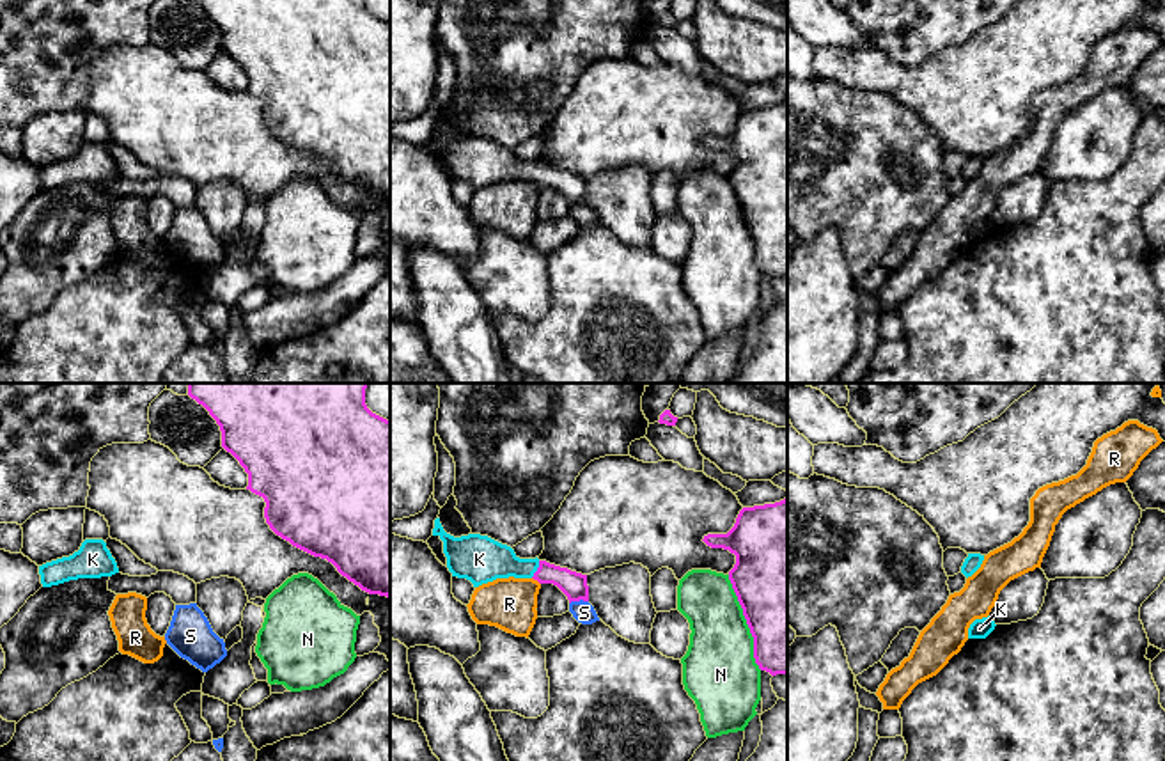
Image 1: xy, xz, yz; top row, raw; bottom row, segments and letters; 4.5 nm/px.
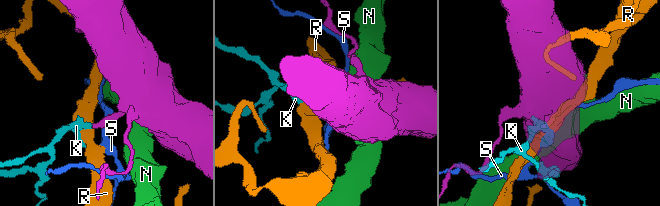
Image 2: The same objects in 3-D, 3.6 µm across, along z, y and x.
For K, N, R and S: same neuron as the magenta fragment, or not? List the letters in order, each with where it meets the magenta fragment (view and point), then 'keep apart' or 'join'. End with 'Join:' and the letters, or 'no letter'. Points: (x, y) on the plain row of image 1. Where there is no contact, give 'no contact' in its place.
K: xz (538, 172) | join
N: xz (747, 226) | keep apart
R: xz (536, 181) | keep apart
S: xz (578, 203) | keep apart
Join: K

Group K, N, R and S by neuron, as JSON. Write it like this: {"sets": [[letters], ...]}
{"sets": [["K"], ["N"], ["R"], ["S"]]}

